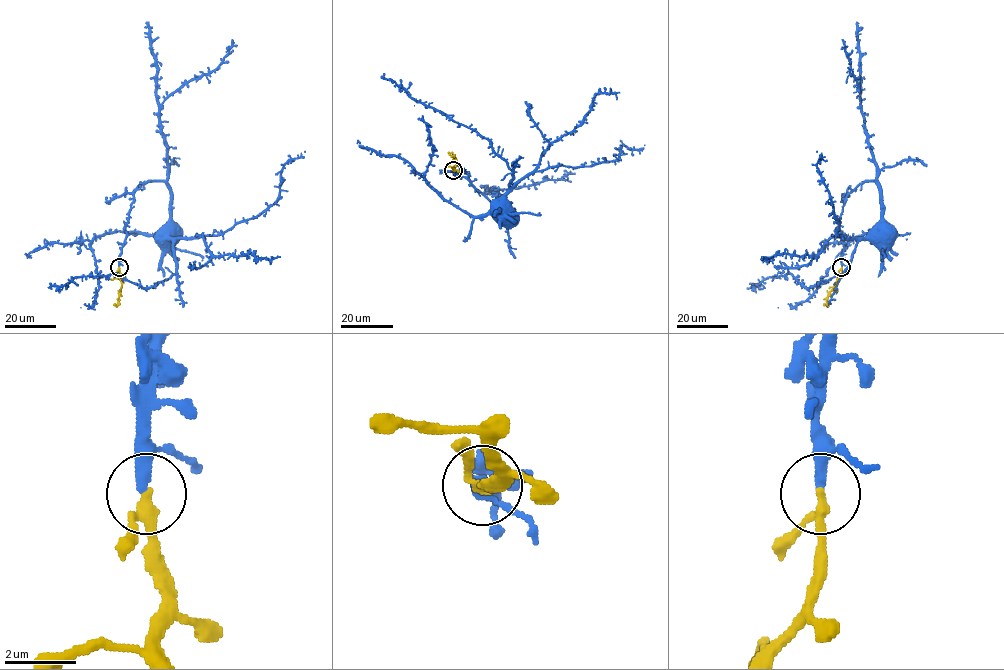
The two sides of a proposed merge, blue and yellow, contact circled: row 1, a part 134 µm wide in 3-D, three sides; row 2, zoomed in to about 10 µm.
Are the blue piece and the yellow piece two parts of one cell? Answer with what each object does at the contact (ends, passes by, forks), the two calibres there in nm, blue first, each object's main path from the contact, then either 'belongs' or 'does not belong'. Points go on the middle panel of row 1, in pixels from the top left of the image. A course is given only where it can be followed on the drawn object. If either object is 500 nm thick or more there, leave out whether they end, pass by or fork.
blue ends; yellow passes by; calibres 320 and 240 nm; course blue (453, 171), (463, 169), (475, 187), (506, 211), (512, 171), (491, 144), (414, 100), (384, 73); course yellow (453, 171), (456, 163), (448, 152); belongs

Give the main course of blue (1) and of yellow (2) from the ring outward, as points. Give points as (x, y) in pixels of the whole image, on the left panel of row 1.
1: (119, 267), (133, 192), (163, 181), (176, 273), (145, 288), (112, 274), (76, 276), (51, 288)
2: (119, 267), (121, 287), (118, 303), (113, 304)

